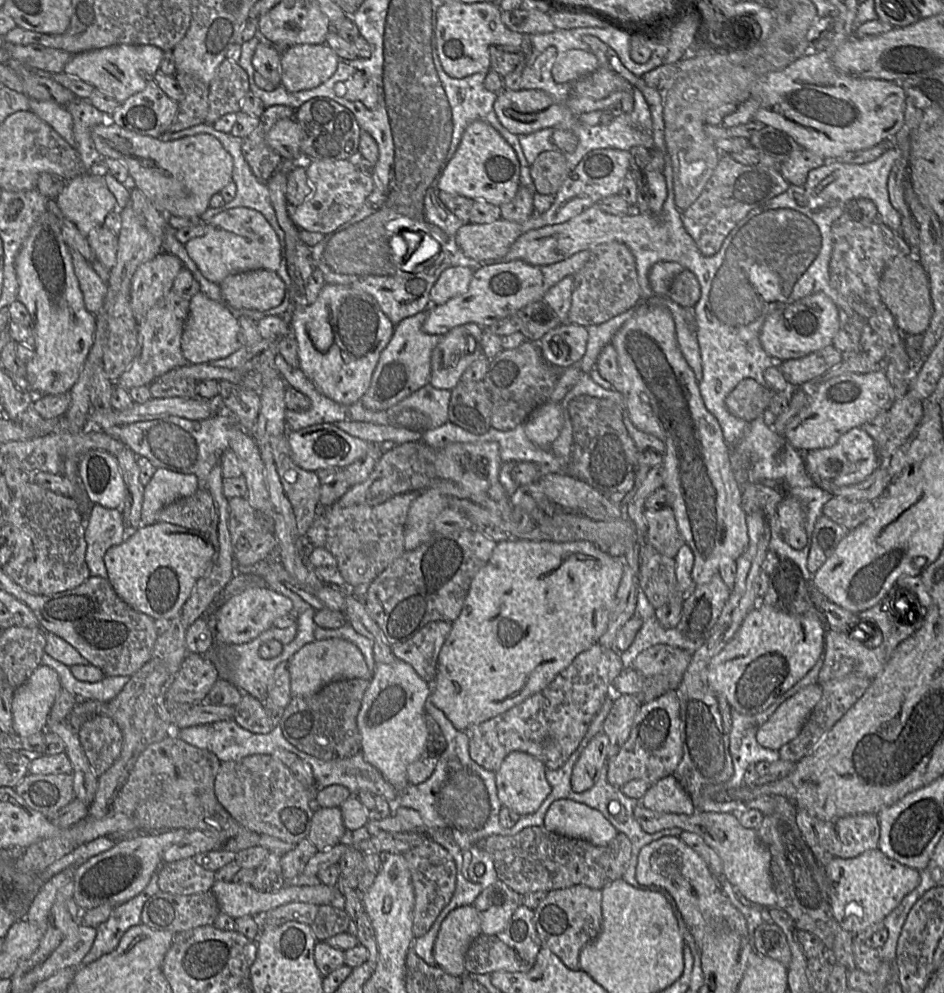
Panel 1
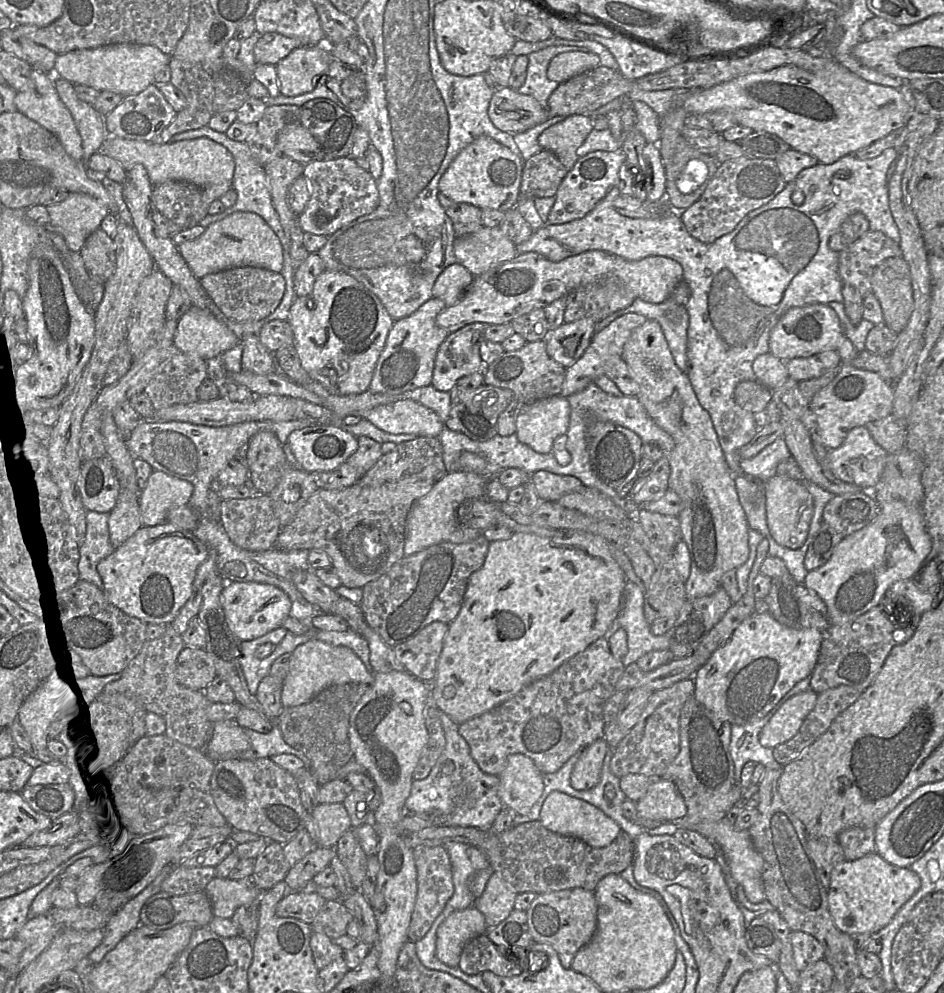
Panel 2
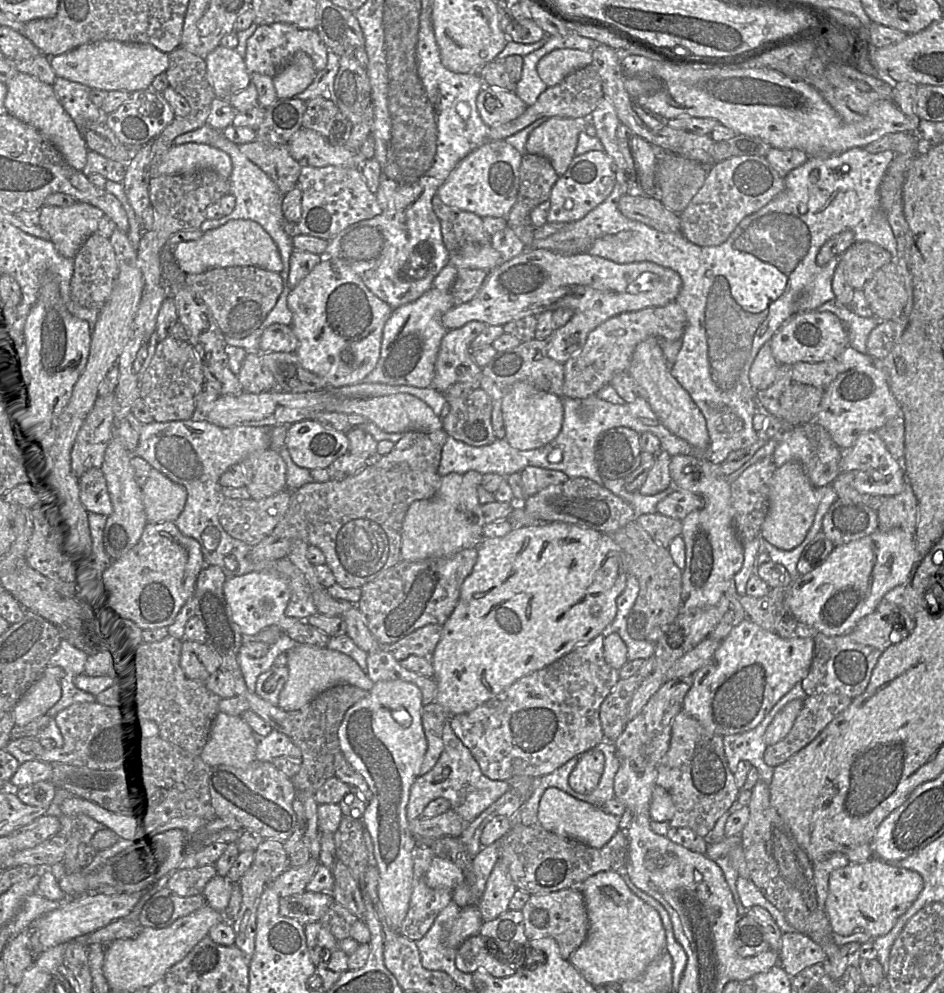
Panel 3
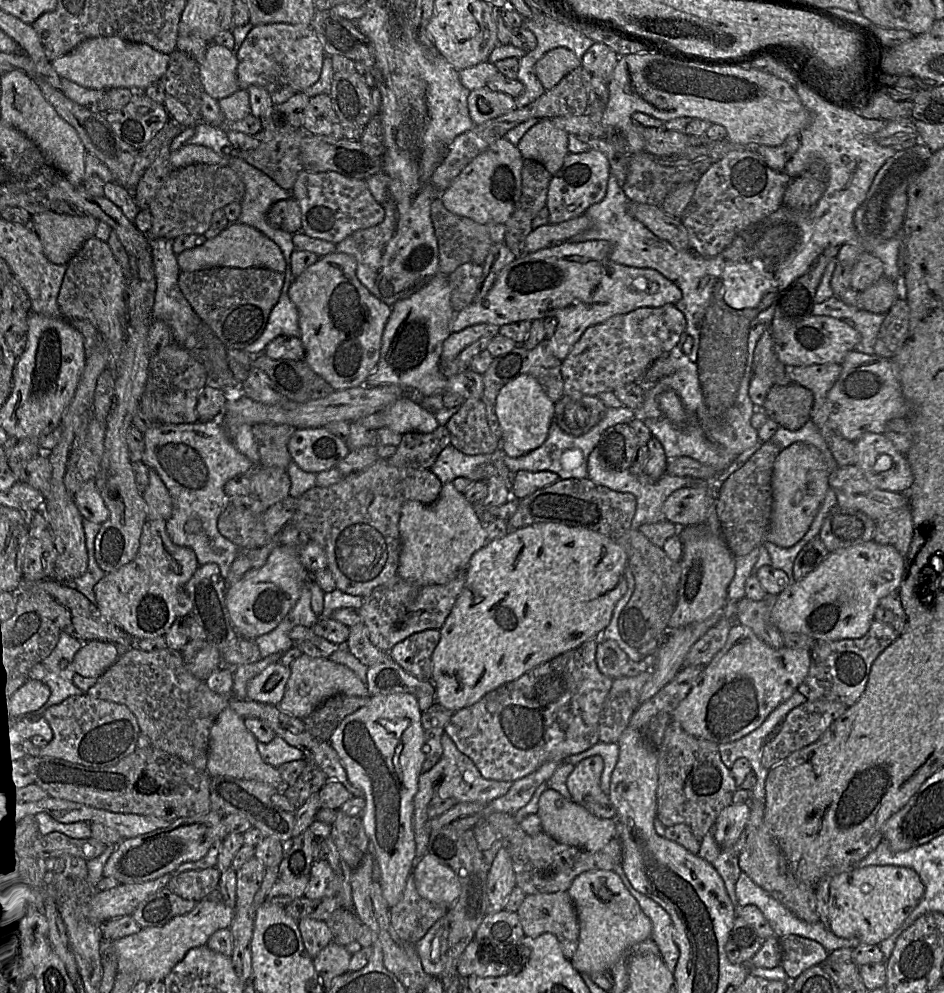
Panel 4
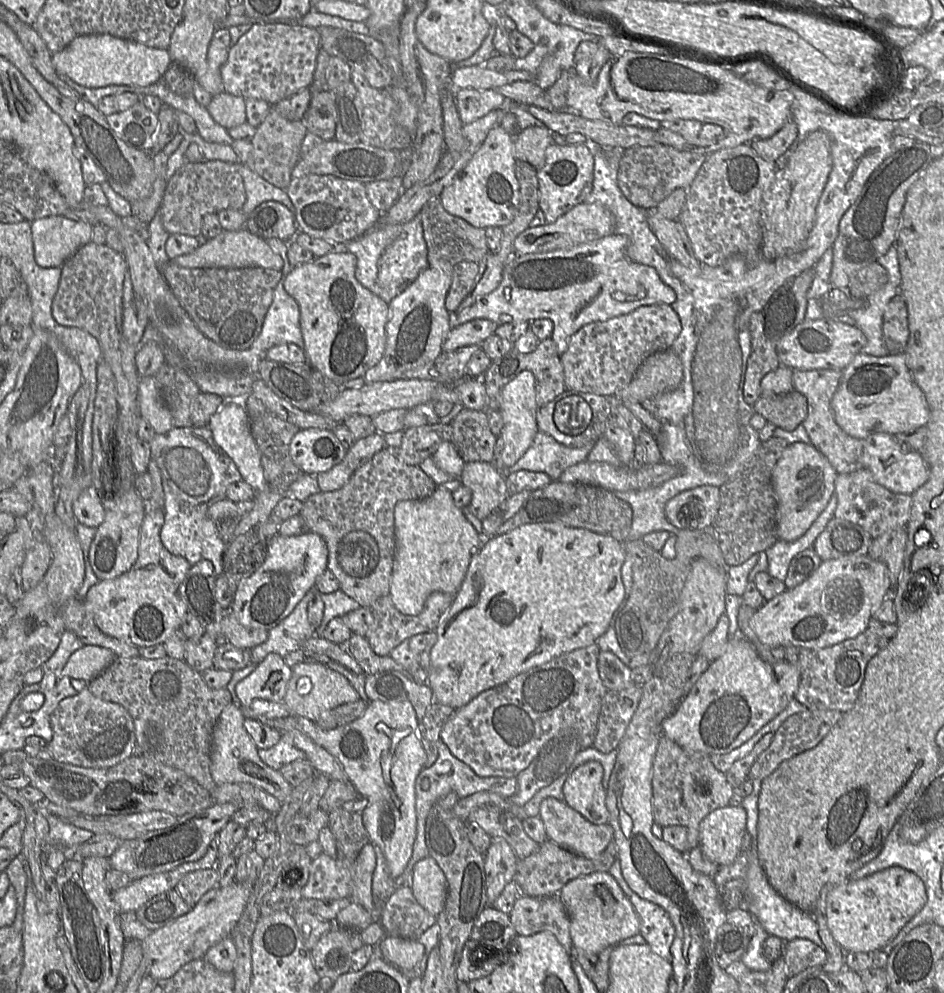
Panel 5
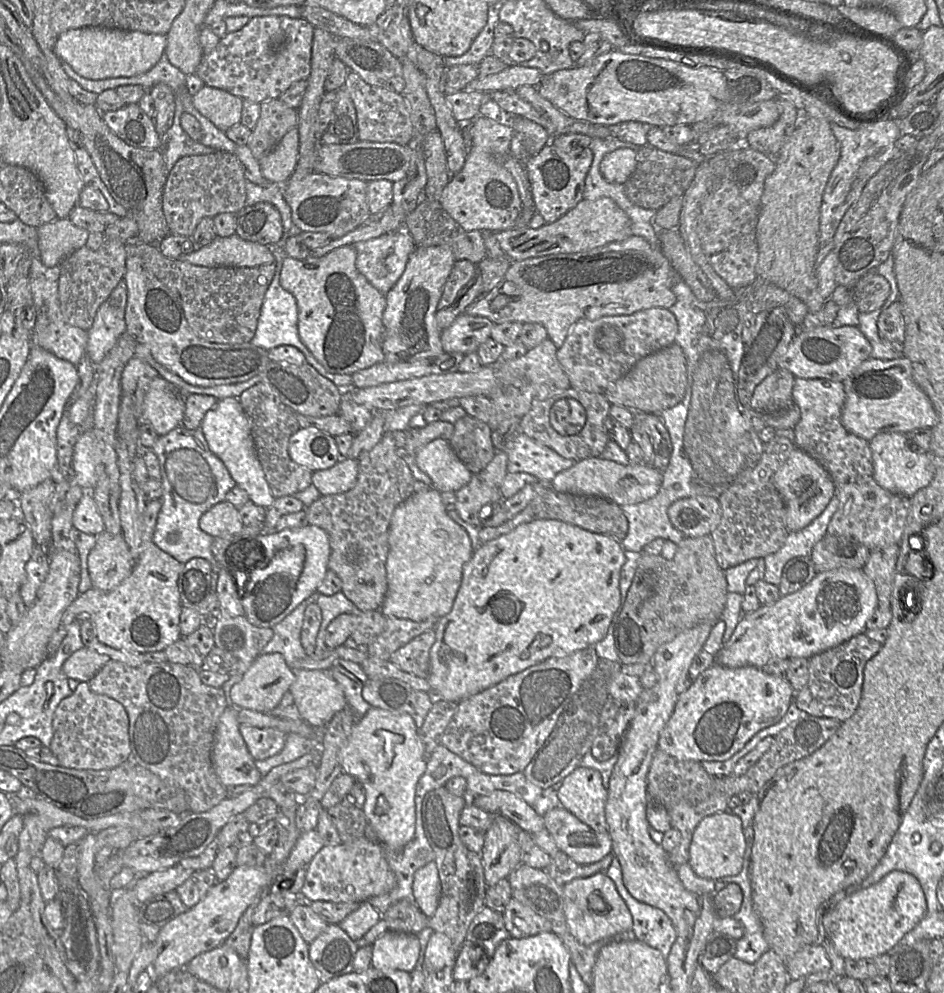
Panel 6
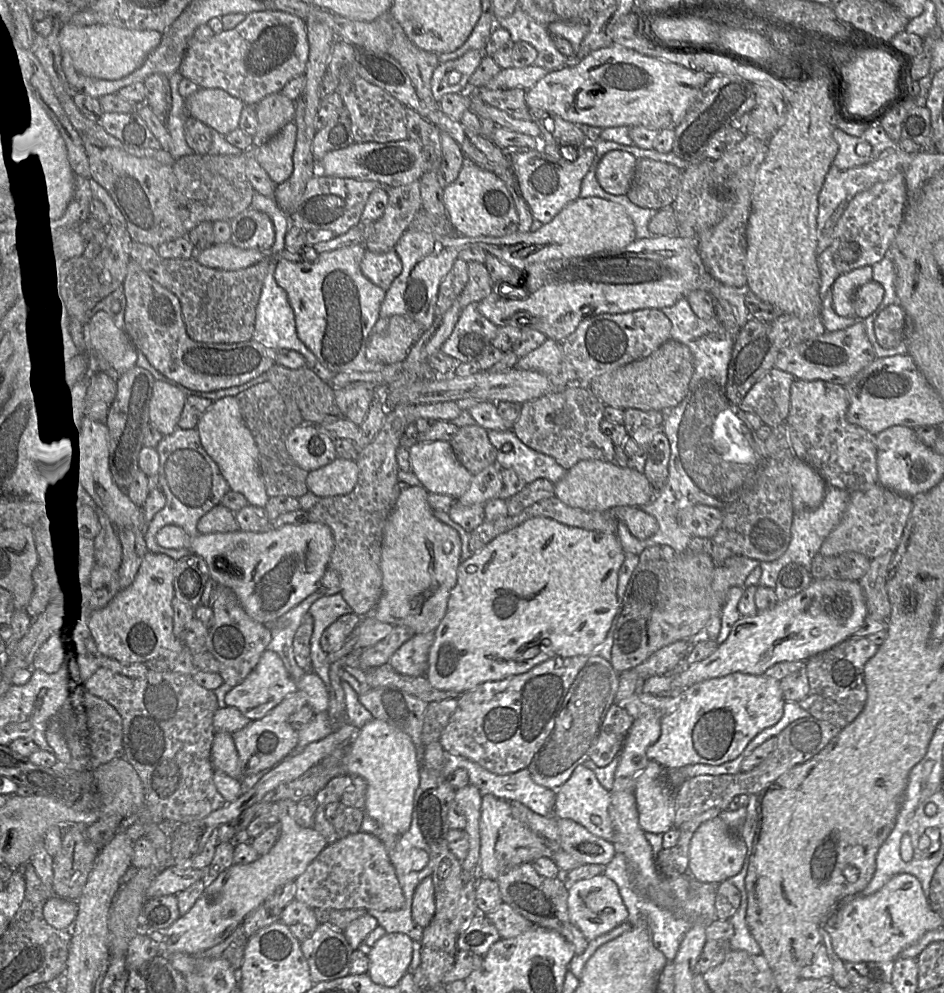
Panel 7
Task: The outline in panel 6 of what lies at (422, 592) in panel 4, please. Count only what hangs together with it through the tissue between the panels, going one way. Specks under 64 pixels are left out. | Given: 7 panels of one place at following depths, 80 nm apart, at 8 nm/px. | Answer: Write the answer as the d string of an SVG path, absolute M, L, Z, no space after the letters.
M388 616L385 617L385 621L383 632L364 649L369 656L389 660L395 651L409 641L427 630L434 629L439 618L429 618L415 622L409 619Z

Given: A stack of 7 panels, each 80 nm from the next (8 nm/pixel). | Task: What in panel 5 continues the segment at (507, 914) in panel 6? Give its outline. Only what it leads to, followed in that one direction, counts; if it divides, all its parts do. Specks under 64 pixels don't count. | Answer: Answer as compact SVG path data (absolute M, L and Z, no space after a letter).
M520 895L509 913L509 918L517 935L530 936L548 931L571 956L574 945L570 936L570 920L559 895Z

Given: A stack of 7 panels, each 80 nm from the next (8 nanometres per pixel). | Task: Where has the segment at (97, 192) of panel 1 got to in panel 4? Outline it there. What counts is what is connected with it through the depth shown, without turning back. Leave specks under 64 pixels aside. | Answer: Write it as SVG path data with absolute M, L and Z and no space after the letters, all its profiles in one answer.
M46 211L32 216L31 226L39 237L43 252L47 259L54 264L67 264L82 244L93 237L98 220L89 214L71 216L58 214L54 211Z

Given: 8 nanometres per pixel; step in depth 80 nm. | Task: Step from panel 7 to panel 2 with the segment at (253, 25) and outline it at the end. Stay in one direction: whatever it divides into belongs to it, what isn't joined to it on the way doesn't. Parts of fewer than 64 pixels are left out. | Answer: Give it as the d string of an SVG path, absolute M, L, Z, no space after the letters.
M265 33L259 38L253 52L256 64L277 65L292 50L303 47L298 38L288 37L279 33Z

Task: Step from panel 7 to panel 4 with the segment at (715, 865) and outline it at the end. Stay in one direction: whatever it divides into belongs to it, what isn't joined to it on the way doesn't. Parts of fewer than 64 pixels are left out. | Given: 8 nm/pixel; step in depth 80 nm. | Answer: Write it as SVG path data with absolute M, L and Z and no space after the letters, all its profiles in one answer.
M749 803L730 804L720 812L713 825L713 834L721 849L737 842L746 827L749 814Z

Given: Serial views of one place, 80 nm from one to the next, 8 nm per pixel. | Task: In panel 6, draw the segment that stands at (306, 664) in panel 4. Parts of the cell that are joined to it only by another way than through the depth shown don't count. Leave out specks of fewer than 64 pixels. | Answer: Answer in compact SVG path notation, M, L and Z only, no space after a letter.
M294 670L294 681L289 688L301 719L315 729L323 729L331 718L347 707L347 700L341 686L324 670Z

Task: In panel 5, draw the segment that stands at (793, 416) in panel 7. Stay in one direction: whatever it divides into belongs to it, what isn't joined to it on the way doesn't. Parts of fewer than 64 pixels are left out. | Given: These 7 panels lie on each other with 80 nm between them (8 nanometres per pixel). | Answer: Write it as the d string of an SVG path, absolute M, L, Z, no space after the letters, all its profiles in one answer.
M838 369L793 370L794 390L807 398L808 413L802 425L807 431L811 444L830 462L837 474L851 473L864 468L863 440L844 432L836 423L831 400L842 377Z

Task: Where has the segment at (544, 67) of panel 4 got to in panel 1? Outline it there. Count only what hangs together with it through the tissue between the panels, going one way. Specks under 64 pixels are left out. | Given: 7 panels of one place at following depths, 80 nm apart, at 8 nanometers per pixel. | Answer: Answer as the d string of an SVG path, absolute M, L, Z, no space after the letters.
M572 49L558 54L552 67L552 76L558 83L574 82L600 67L595 54Z

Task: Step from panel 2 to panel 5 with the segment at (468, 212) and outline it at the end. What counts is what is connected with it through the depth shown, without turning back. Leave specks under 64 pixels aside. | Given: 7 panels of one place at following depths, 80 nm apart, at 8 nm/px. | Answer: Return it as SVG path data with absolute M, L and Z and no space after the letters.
M439 197L431 198L420 210L418 217L423 228L423 237L427 245L428 264L443 259L452 266L461 261L479 263L489 252L485 229L476 228L467 221L448 213L442 206Z

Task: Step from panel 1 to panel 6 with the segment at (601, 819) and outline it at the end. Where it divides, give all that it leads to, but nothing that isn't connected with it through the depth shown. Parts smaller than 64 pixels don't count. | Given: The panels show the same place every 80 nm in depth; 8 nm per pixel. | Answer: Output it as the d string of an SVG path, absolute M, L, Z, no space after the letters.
M561 806L544 815L545 829L560 851L579 864L593 864L612 853L609 833L598 833Z

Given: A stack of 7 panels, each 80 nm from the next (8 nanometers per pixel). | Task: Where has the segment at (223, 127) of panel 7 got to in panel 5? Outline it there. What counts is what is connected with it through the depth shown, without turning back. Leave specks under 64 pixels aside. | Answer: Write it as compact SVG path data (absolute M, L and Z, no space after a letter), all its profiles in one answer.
M222 92L212 96L206 107L212 118L227 130L246 122L245 99Z

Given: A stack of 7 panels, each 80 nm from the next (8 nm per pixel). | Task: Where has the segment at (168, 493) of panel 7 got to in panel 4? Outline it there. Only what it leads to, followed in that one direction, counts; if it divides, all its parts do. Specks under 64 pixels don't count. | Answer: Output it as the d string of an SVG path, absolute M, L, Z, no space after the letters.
M218 419L205 422L198 420L190 424L155 423L144 433L144 439L145 451L142 461L159 474L172 499L172 515L166 520L167 534L174 544L191 548L195 552L199 565L217 564L222 577L226 579L229 569L241 549L225 538L217 528L218 518L228 503L224 485L236 476L249 475L254 465L236 448Z

